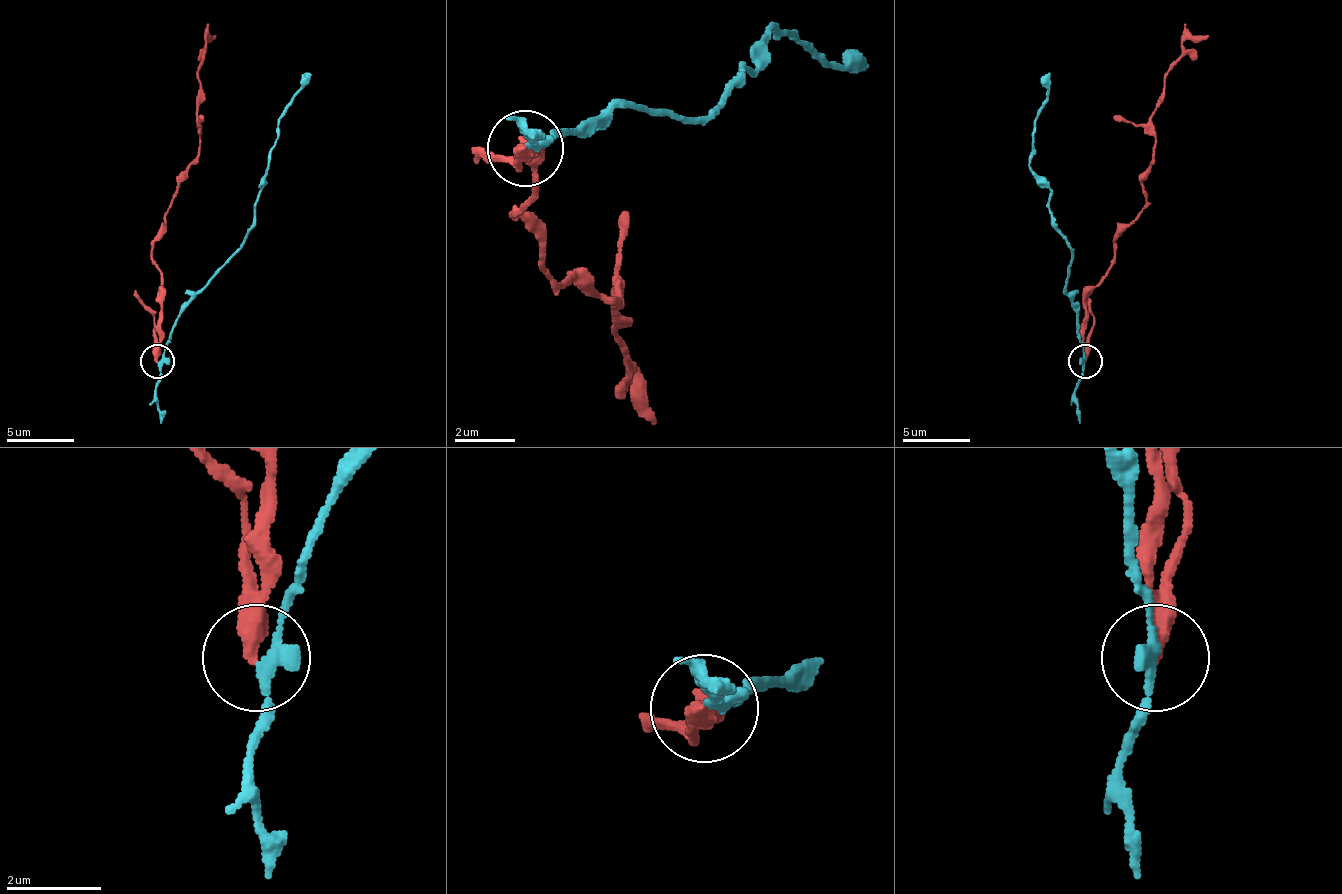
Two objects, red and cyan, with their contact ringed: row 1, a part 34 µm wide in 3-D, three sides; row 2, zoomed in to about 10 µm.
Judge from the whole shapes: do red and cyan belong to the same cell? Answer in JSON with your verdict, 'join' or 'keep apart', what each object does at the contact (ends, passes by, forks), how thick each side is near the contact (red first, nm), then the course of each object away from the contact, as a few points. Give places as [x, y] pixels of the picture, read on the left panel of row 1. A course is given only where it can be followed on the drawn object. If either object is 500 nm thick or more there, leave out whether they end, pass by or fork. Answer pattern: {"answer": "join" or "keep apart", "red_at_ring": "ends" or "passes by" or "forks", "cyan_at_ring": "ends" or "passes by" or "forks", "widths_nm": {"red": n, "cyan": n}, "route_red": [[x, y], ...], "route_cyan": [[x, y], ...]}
{"answer": "keep apart", "red_at_ring": "ends", "cyan_at_ring": "passes by", "widths_nm": {"red": 400, "cyan": 240}, "route_red": [[158, 362], [161, 274], [151, 240], [178, 175], [199, 151], [199, 74], [206, 43], [216, 36]], "route_cyan": [[158, 362], [185, 304], [236, 250], [253, 226], [260, 185], [270, 165], [277, 118], [311, 74]]}

